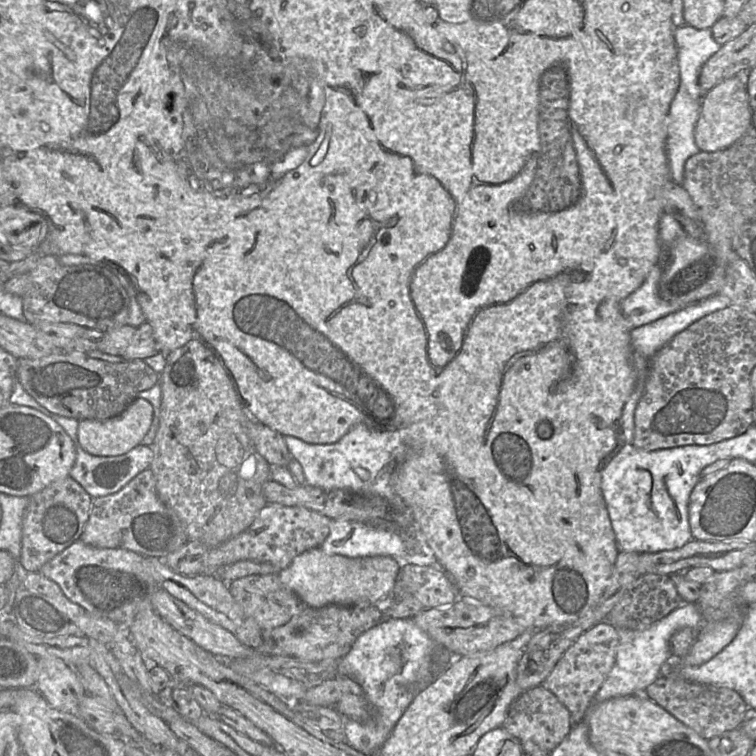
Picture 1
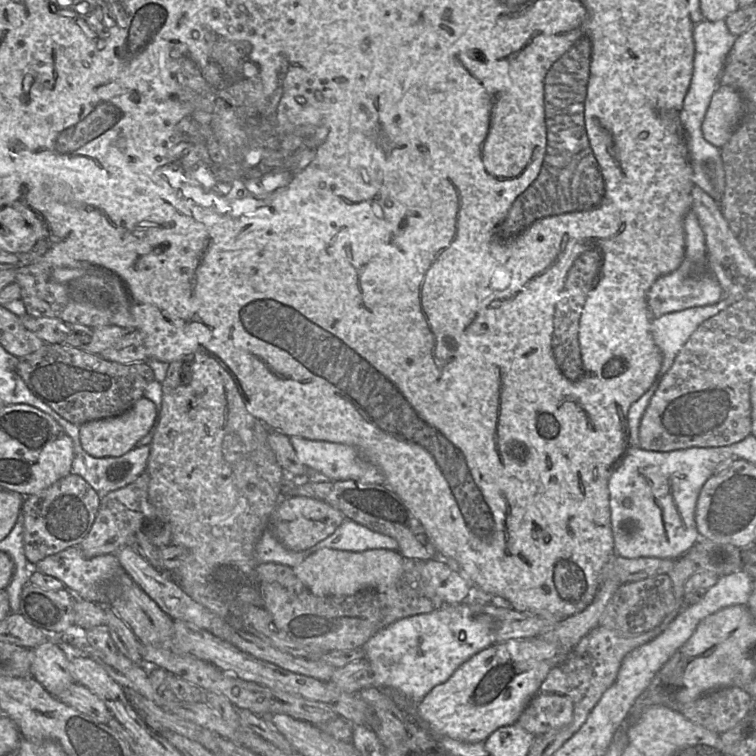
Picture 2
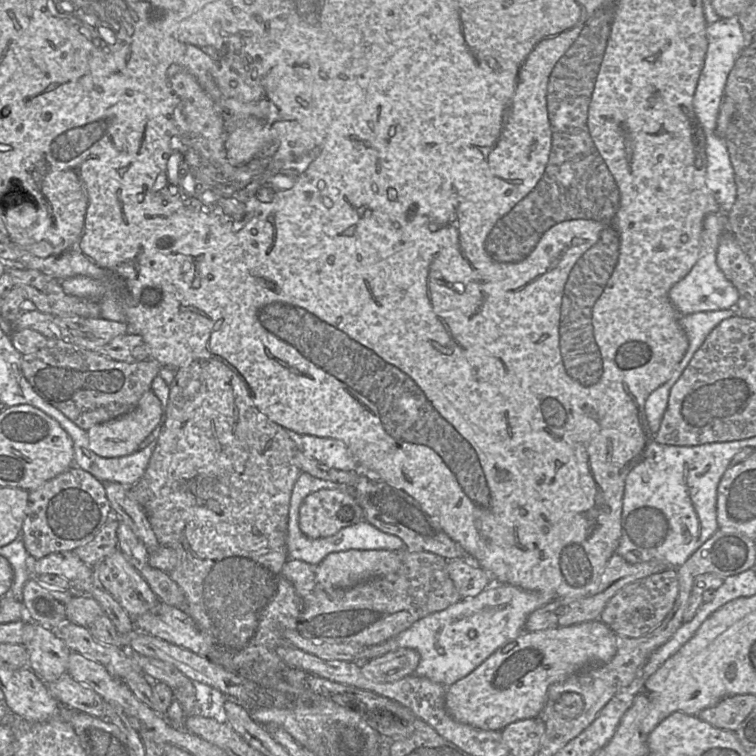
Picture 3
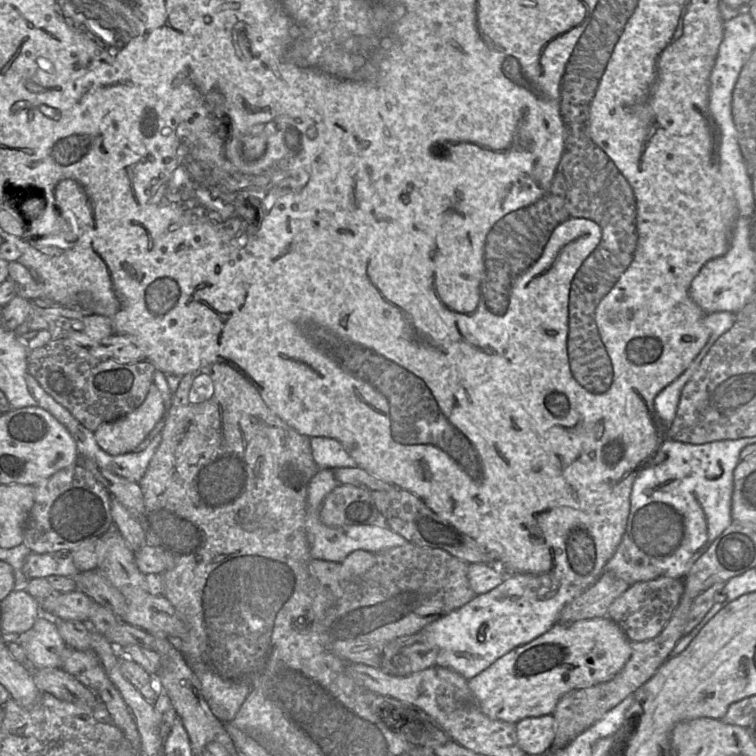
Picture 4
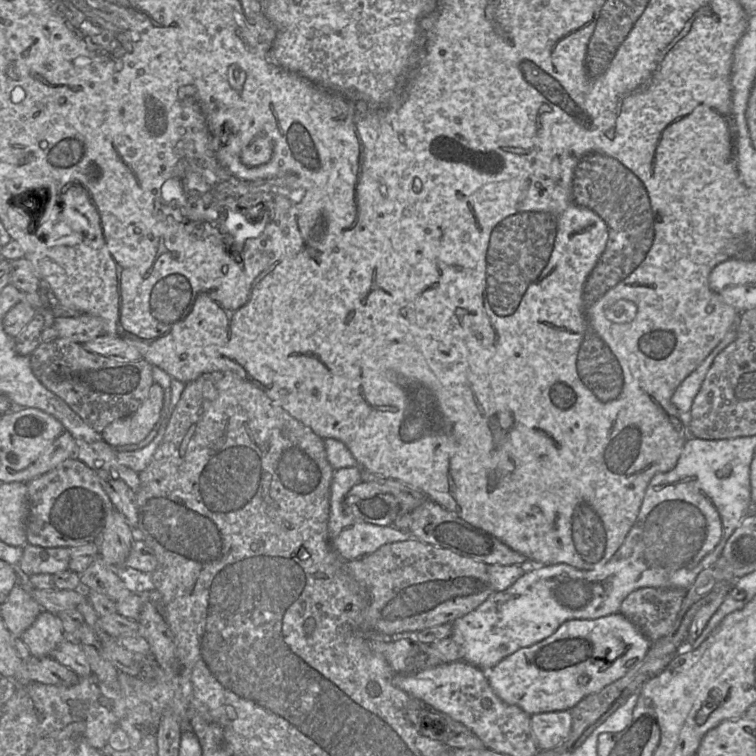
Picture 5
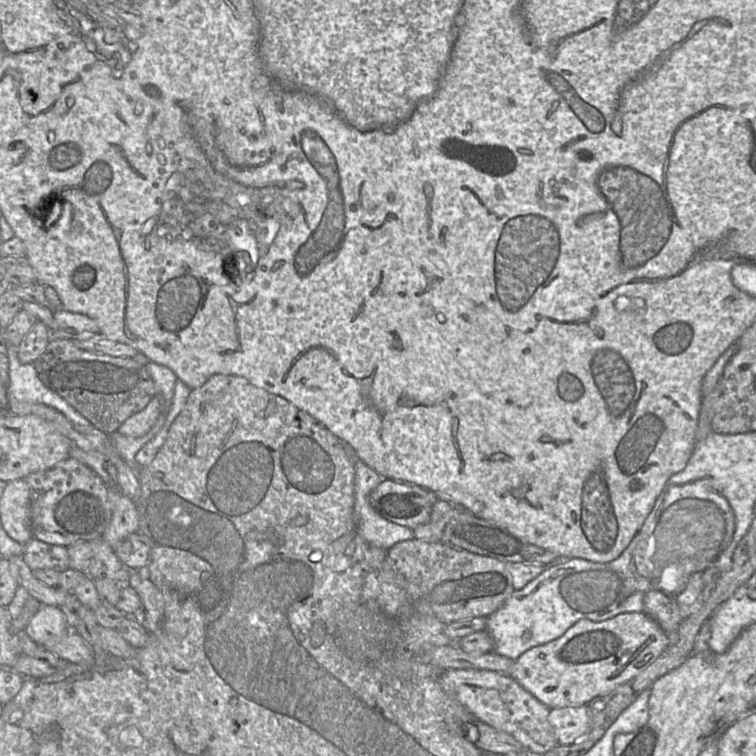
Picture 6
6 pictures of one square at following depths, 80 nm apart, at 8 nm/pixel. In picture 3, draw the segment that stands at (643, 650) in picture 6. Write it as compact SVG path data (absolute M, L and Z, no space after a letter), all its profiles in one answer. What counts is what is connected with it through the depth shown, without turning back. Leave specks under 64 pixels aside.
M601 620L524 632L492 653L471 673L447 687L445 707L458 722L483 730L502 730L519 720L537 718L548 702L550 685L578 671L609 662L617 652L617 635Z

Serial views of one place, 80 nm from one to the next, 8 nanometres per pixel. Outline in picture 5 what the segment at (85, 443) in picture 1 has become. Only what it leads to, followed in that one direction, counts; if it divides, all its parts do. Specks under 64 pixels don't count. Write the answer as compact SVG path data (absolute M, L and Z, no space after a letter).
M156 382L147 399L132 414L117 419L101 432L101 438L112 447L141 442L158 422L163 407L163 388Z

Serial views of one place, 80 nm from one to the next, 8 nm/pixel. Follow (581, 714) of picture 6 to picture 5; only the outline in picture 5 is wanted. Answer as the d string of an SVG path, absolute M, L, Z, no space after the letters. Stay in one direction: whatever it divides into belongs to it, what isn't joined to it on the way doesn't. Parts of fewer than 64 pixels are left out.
M570 709L531 715L531 728L539 751L559 745L569 736L571 727Z

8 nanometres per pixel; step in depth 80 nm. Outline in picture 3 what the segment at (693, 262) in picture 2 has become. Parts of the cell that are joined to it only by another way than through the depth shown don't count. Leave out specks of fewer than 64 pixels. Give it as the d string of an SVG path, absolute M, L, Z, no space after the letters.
M722 212L709 214L704 219L701 251L697 262L691 270L669 291L669 298L679 314L690 314L702 311L714 311L735 308L739 294L735 286L726 278L716 262L718 240L725 231L727 217Z

